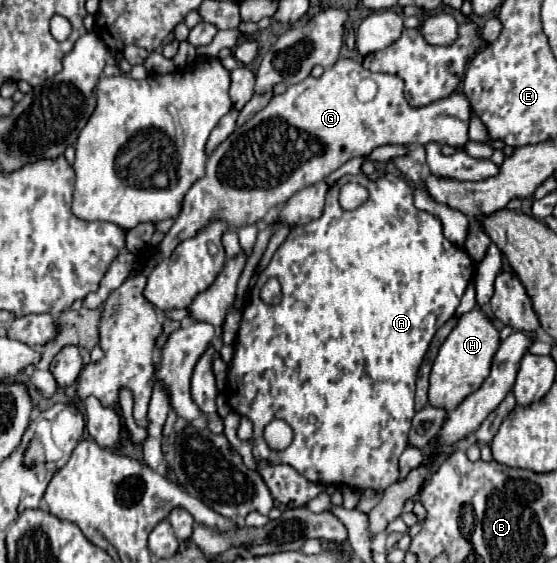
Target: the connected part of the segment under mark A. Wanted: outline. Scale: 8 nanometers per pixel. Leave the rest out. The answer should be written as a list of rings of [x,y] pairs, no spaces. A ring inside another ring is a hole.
[[[363,174],[339,178],[327,192],[323,216],[319,220],[313,220],[311,224],[295,226],[289,232],[289,236],[285,238],[285,242],[277,248],[269,266],[261,272],[261,276],[259,276],[259,280],[257,280],[257,284],[251,292],[249,306],[245,306],[243,316],[241,316],[241,326],[239,326],[239,332],[237,332],[237,340],[235,340],[235,346],[233,346],[235,352],[233,352],[233,360],[231,360],[231,368],[229,368],[227,402],[229,402],[233,412],[237,412],[239,416],[245,416],[253,422],[253,456],[255,456],[255,460],[269,460],[273,464],[289,464],[299,474],[303,474],[307,480],[311,480],[315,484],[345,484],[345,486],[351,486],[355,490],[365,490],[365,488],[385,490],[387,486],[391,486],[399,476],[397,462],[399,462],[401,452],[407,448],[407,434],[409,434],[409,428],[411,428],[411,420],[415,416],[413,396],[415,396],[417,370],[423,362],[423,356],[425,356],[429,342],[435,336],[435,332],[455,314],[455,310],[461,302],[461,296],[463,296],[469,280],[473,278],[473,274],[475,274],[475,262],[467,256],[465,250],[451,244],[443,236],[441,220],[435,218],[433,214],[421,212],[413,206],[413,188],[407,184],[407,180],[393,176],[393,174],[385,174],[377,182],[369,182]],[[353,180],[357,184],[367,186],[369,198],[367,198],[367,202],[363,202],[355,210],[343,210],[337,204],[337,194],[339,194],[339,188],[343,184],[353,182]],[[269,278],[277,278],[281,282],[281,288],[283,288],[283,302],[279,304],[279,306],[283,306],[283,312],[279,310],[279,316],[275,316],[275,306],[267,306],[259,298],[259,290],[263,288],[263,284]],[[275,418],[285,420],[293,428],[293,444],[289,448],[285,448],[283,452],[271,450],[267,446],[267,442],[263,440],[263,428]]]

